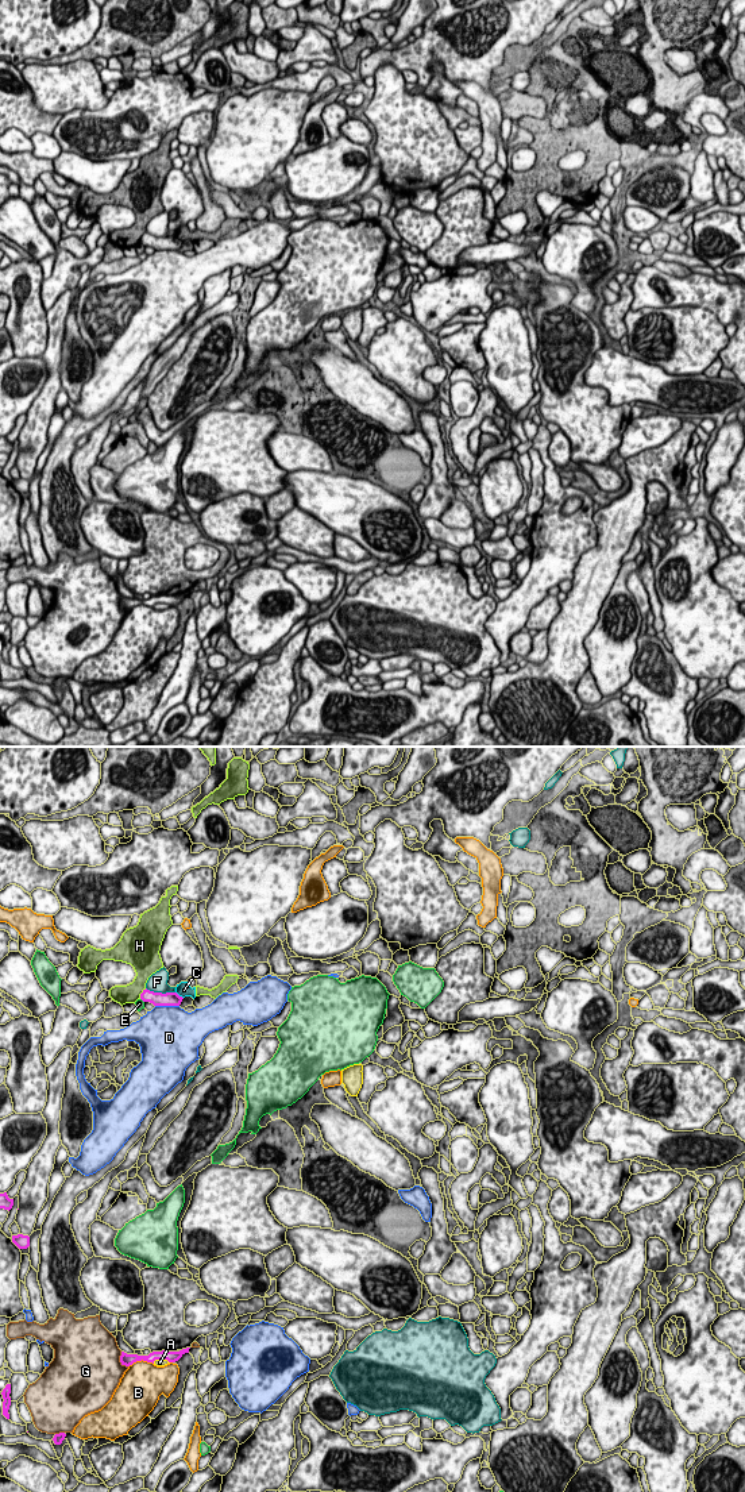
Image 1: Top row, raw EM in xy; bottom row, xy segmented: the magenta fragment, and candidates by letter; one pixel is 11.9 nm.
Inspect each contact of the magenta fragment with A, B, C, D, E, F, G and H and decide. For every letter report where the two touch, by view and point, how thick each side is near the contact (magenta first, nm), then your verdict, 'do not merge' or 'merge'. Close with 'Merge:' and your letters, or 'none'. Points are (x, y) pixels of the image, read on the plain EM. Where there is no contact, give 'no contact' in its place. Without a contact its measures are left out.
A: meets magenta in xy at (161, 602); 130 nm thick on the magenta side, 100 nm on the other; do not merge
B: meets magenta in xy at (141, 604); 140 nm thick on the magenta side, 460 nm on the other; do not merge
C: meets magenta in xy at (178, 239); 160 nm thick on the magenta side, 160 nm on the other; do not merge
D: meets magenta in xy at (168, 249); 160 nm thick on the magenta side, 480 nm on the other; do not merge
E: meets magenta in xy at (142, 243); 160 nm thick on the magenta side, 100 nm on the other; do not merge
F: meets magenta in xy at (161, 236); 160 nm thick on the magenta side, 220 nm on the other; do not merge
G: meets magenta in xy at (120, 604); 140 nm thick on the magenta side, 480 nm on the other; do not merge
H: meets magenta in xy at (141, 238); 160 nm thick on the magenta side, 220 nm on the other; do not merge
Merge: none

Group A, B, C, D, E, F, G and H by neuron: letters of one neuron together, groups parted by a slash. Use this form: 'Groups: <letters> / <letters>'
Groups: A / B / C H / D / E / F / G

